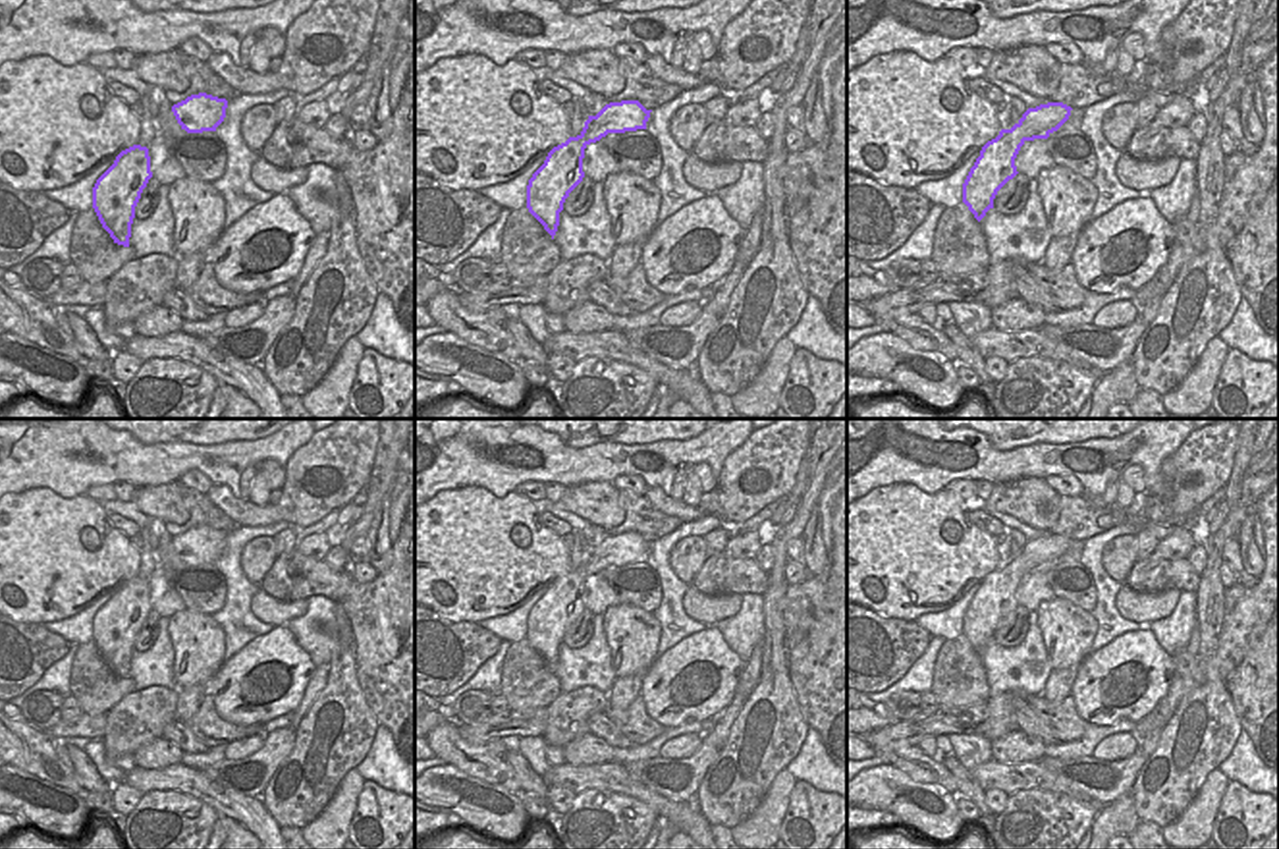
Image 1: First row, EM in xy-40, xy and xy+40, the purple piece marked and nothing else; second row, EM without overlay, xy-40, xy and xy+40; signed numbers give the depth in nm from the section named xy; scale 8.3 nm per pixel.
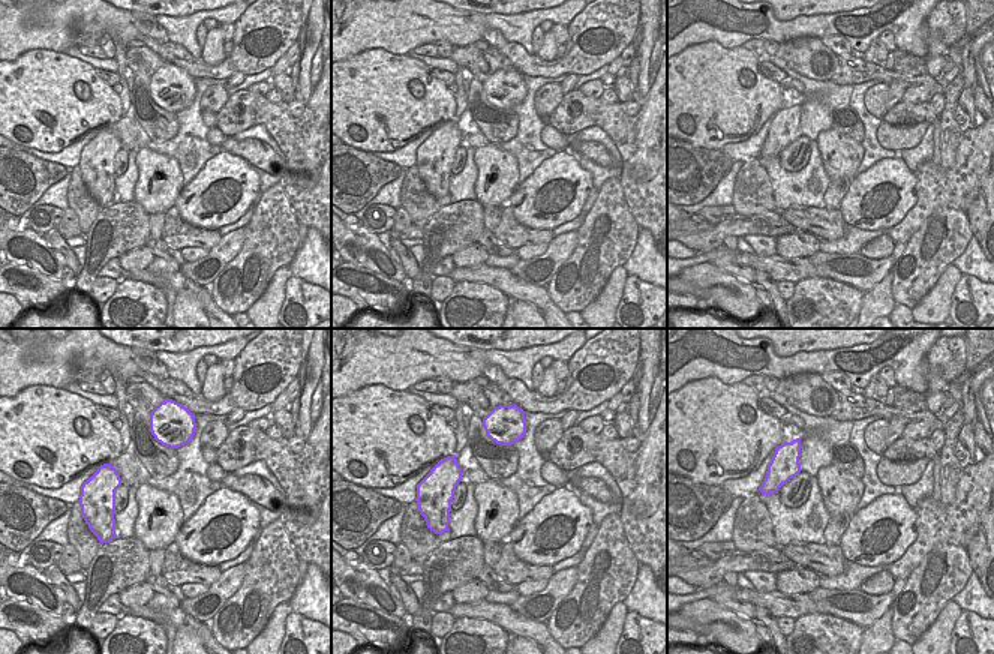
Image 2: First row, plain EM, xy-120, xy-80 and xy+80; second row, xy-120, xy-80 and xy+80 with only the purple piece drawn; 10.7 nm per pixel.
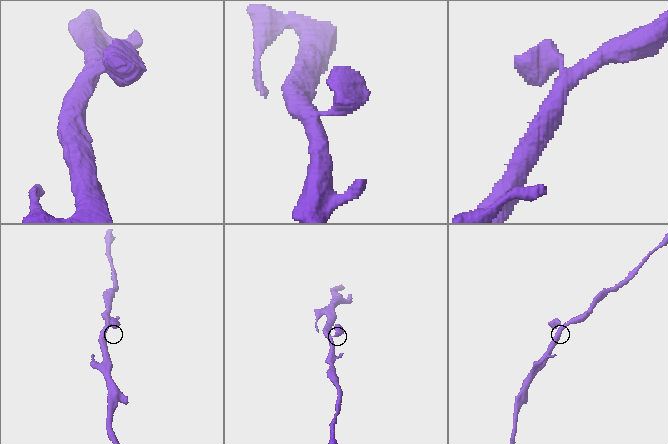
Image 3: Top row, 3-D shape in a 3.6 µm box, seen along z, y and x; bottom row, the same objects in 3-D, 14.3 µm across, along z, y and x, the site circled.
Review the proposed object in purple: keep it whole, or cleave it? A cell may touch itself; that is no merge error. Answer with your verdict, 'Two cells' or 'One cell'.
One cell

